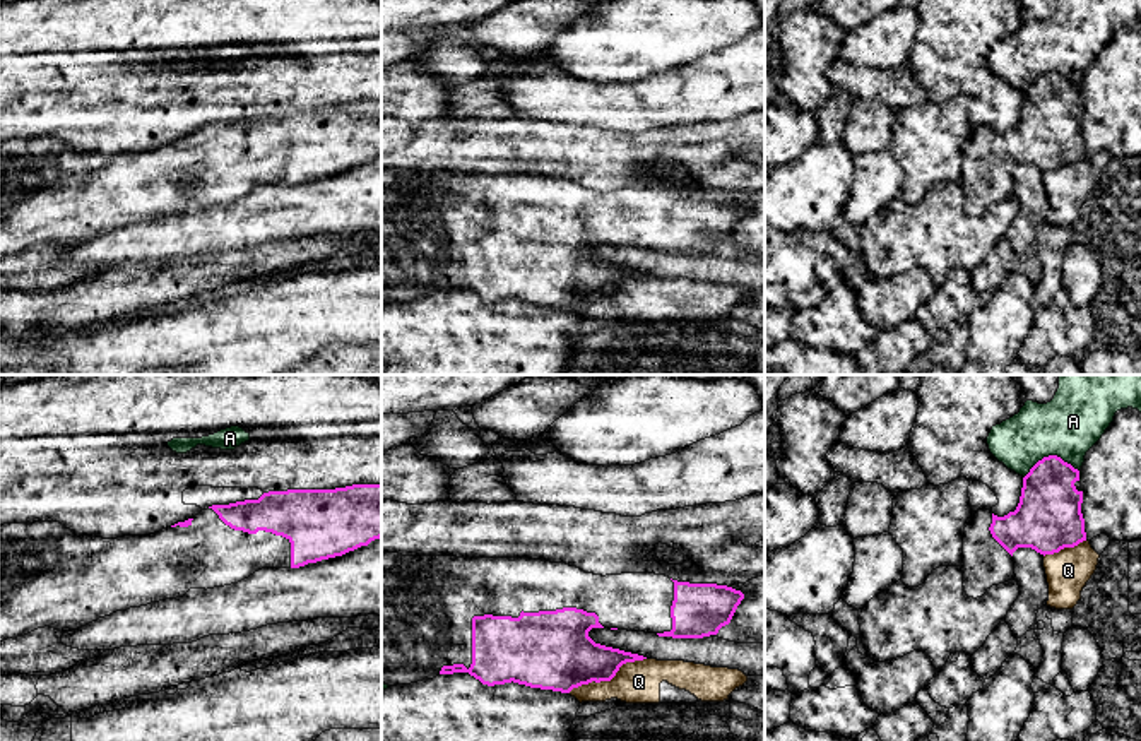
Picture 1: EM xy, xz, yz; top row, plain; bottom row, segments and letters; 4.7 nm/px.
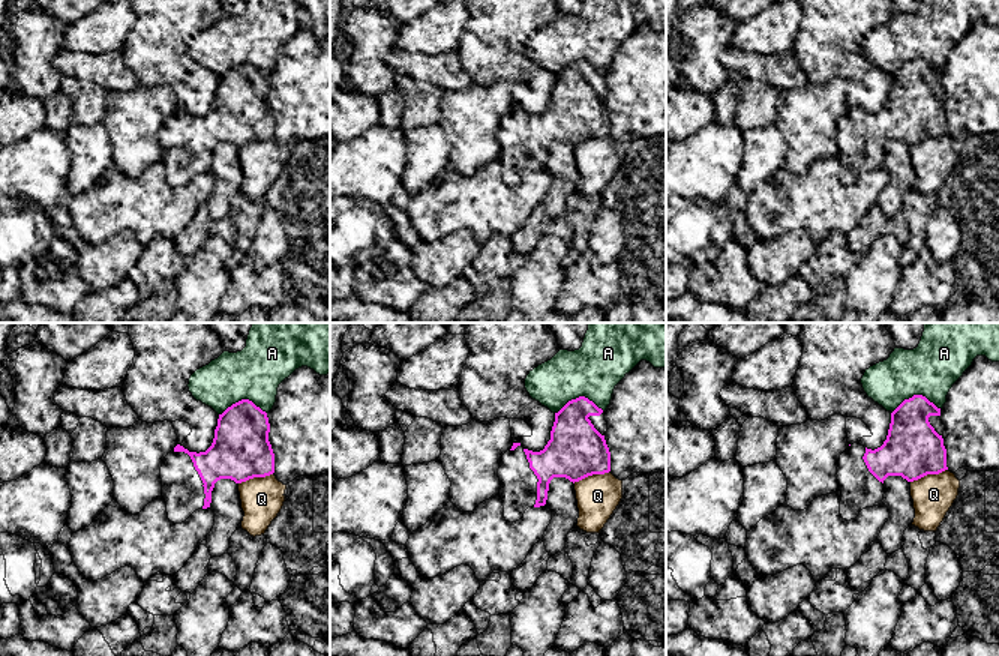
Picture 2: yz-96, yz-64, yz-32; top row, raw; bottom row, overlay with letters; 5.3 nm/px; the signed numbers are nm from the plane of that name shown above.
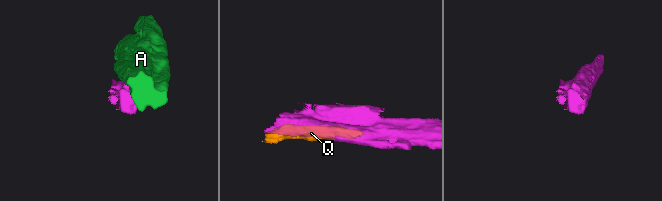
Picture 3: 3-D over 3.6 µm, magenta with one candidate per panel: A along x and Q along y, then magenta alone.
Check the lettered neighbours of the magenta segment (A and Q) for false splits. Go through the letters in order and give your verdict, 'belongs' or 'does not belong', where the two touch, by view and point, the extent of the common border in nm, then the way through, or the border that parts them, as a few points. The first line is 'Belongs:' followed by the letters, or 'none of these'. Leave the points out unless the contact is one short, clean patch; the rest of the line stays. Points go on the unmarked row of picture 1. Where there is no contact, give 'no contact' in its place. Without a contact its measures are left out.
Belongs: none of these
A: does not belong | yz (1049, 72) | 260 nm
Q: does not belong | xz (608, 296) | 400 nm

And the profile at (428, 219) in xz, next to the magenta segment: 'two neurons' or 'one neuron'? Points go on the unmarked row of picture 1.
one neuron

